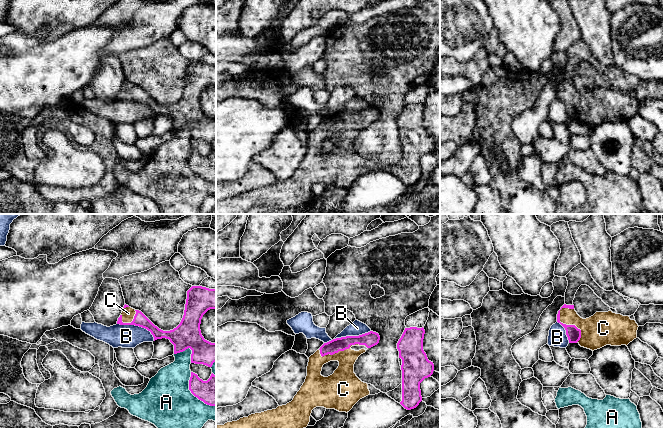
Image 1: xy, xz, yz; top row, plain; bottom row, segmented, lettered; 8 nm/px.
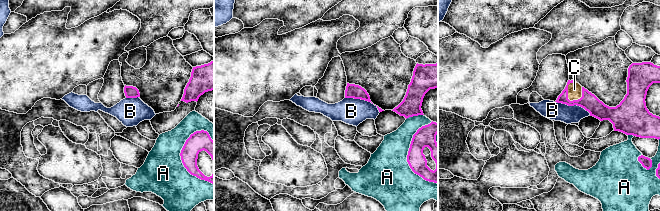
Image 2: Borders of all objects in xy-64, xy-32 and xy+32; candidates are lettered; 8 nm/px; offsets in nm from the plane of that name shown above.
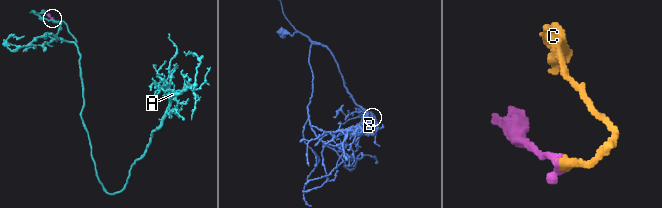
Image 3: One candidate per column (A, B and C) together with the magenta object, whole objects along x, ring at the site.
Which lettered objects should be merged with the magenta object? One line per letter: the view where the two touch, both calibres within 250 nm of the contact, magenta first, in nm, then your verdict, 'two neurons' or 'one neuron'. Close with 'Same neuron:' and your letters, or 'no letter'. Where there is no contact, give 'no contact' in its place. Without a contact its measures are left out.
A: xy | 220/400 nm | two neurons
B: xy | 100/190 nm | two neurons
C: yz | 110/260 nm | one neuron
Same neuron: C

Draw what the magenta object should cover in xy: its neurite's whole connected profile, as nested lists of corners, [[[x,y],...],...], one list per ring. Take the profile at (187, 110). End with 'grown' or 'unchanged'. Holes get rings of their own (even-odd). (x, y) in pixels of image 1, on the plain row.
[[[192,62],[187,67],[187,75],[183,94],[180,100],[170,107],[163,107],[155,102],[141,87],[135,86],[128,81],[124,81],[122,89],[118,94],[117,100],[135,101],[147,105],[157,115],[166,114],[174,121],[174,130],[185,127],[190,124],[192,126],[191,139],[203,140],[212,143],[216,138],[216,119],[211,119],[204,115],[201,110],[200,100],[203,91],[210,85],[216,85],[216,65],[209,65],[202,62]]] | grown

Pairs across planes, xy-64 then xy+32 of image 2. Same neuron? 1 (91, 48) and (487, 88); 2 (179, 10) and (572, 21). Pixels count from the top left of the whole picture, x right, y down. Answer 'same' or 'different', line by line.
1: same
2: same

